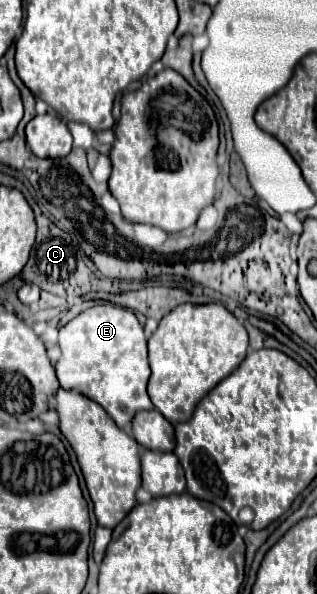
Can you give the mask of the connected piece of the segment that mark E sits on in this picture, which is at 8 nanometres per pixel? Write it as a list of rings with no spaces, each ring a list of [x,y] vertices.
[[[116,304],[88,308],[62,326],[58,342],[62,350],[62,356],[56,364],[60,386],[64,390],[76,390],[100,404],[118,428],[128,426],[136,412],[154,408],[146,392],[150,378],[146,336],[132,310]]]

